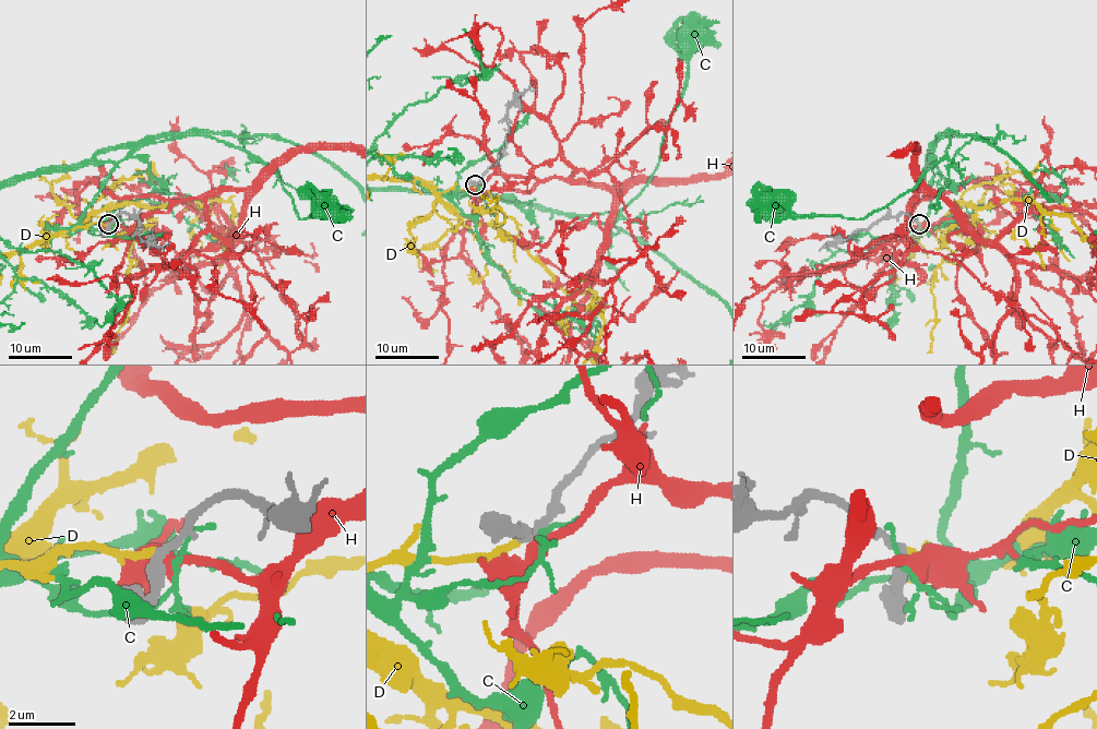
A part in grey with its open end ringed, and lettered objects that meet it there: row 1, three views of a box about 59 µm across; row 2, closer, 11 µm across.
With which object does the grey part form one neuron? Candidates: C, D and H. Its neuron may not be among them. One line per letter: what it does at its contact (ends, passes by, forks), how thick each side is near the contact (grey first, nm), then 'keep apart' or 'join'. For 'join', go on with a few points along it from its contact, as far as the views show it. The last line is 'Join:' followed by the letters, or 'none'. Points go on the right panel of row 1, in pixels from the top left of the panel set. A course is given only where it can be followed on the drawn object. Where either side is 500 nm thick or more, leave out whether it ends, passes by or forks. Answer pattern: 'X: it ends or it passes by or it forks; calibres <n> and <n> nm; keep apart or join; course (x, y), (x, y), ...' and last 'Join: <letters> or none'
C: it ends; calibres 240 and 180 nm; keep apart
D: it ends; calibres 320 and 240 nm; join
H: it passes by; calibres 320 and 360 nm; keep apart
Join: D

